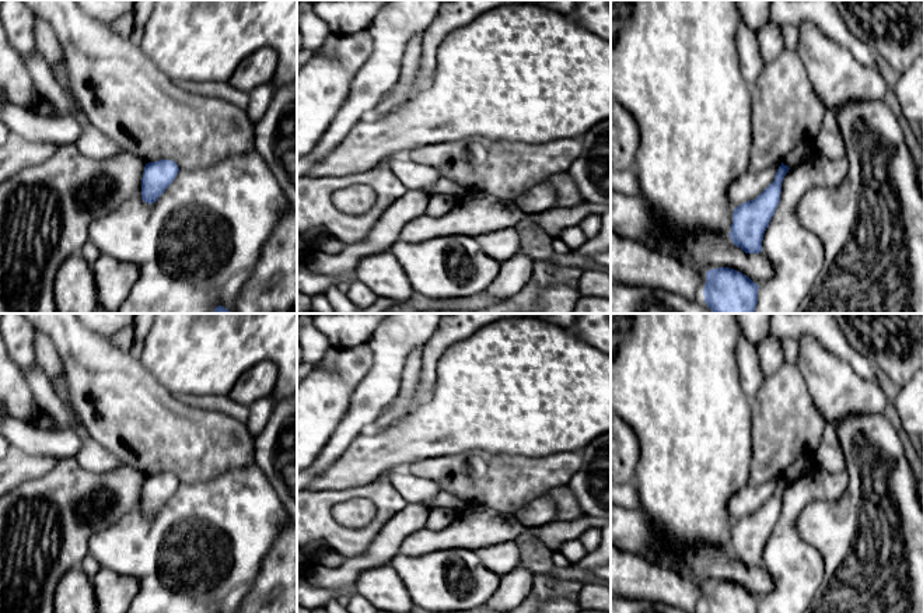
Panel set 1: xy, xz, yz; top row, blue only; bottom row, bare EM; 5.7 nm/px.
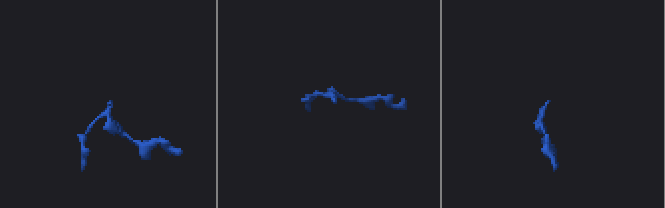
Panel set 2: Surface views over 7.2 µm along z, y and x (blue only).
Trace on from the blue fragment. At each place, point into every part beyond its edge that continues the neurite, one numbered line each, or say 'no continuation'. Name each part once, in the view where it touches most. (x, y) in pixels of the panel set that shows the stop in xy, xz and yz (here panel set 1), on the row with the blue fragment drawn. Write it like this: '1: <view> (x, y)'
no continuation

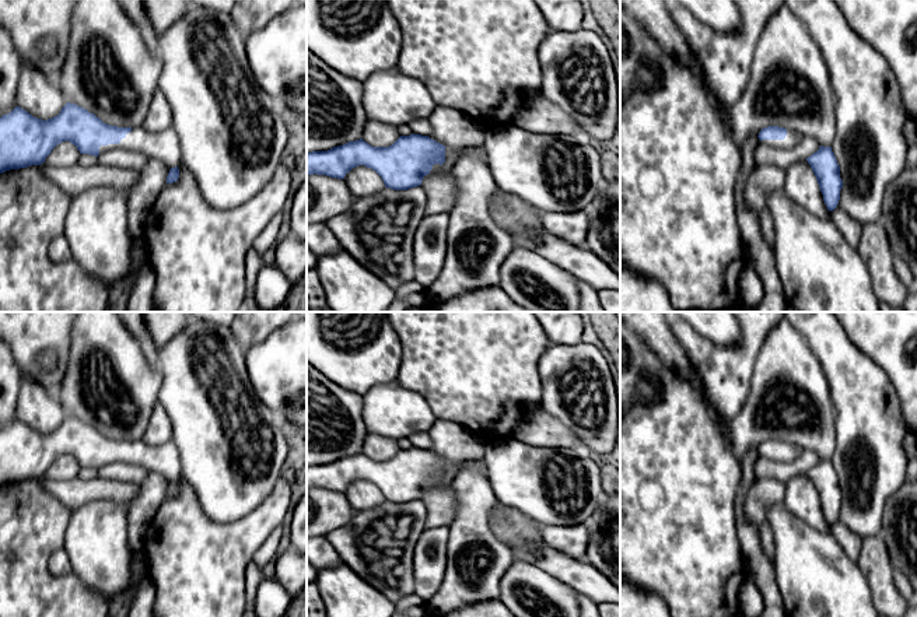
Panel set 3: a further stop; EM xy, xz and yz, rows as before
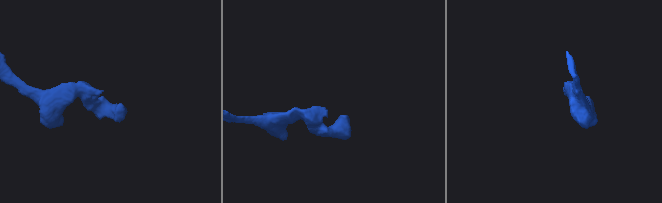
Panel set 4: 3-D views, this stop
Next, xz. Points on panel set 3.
1: xz (451, 155)

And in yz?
1: yz (793, 139)

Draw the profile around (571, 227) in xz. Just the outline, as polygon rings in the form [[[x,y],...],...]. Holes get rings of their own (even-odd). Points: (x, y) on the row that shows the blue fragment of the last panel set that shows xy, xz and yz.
[[[585,210],[574,213],[543,213],[543,227],[567,243],[585,246],[589,217]]]

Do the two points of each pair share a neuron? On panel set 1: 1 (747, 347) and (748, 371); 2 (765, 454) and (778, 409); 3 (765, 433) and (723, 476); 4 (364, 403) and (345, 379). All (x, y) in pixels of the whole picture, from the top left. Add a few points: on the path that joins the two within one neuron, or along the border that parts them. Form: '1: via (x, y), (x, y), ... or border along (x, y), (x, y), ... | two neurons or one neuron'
1: via (747, 353), (748, 365) | one neuron
2: via (776, 442), (778, 420) | one neuron
3: border along (751, 414), (751, 475), (748, 479) | two neurons
4: border along (373, 363), (355, 389), (349, 409), (341, 420) | two neurons

